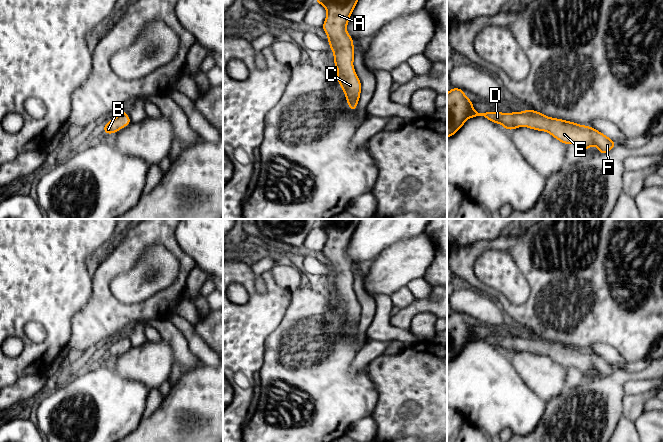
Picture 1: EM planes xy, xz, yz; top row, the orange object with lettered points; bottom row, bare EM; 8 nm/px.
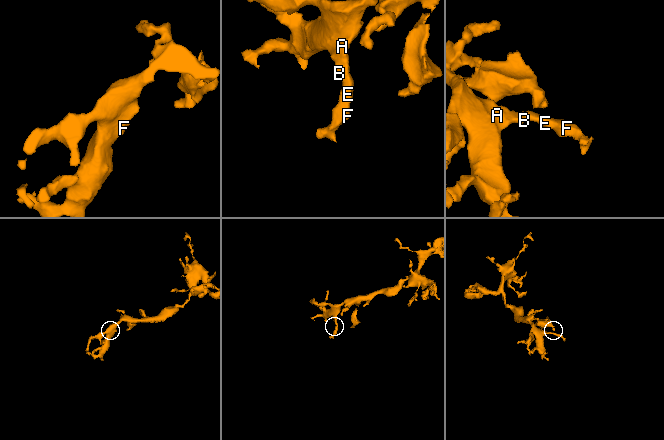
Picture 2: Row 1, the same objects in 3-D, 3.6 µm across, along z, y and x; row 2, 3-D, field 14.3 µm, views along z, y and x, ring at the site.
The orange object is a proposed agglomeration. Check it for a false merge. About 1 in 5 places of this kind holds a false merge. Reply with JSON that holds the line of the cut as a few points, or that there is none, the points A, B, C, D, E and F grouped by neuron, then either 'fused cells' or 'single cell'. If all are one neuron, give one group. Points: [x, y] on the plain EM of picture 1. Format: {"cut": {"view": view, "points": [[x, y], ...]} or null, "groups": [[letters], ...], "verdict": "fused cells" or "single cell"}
{"cut": null, "groups": [["A", "B", "C", "D", "E", "F"]], "verdict": "single cell"}

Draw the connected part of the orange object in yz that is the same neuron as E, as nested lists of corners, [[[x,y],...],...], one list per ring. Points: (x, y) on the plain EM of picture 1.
[[[453,312],[447,317],[447,361],[454,359],[468,342],[483,340],[494,347],[501,347],[505,353],[516,353],[521,349],[540,355],[549,356],[564,368],[575,367],[583,374],[595,369],[601,378],[608,377],[615,366],[590,350],[550,342],[534,334],[524,334],[521,338],[485,336],[478,337],[472,331],[473,326],[462,313]]]

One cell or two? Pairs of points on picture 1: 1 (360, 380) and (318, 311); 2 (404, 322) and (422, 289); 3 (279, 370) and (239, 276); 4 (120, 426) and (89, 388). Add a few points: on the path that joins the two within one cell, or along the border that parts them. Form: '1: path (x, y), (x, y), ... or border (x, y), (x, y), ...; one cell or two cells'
1: path (339, 374), (314, 351), (314, 338), (317, 332); one cell
2: border (432, 286), (428, 297), (416, 299); two cells
3: border (281, 320), (265, 340), (264, 359), (262, 361); two cells
4: path (111, 417), (98, 404), (95, 397); one cell

